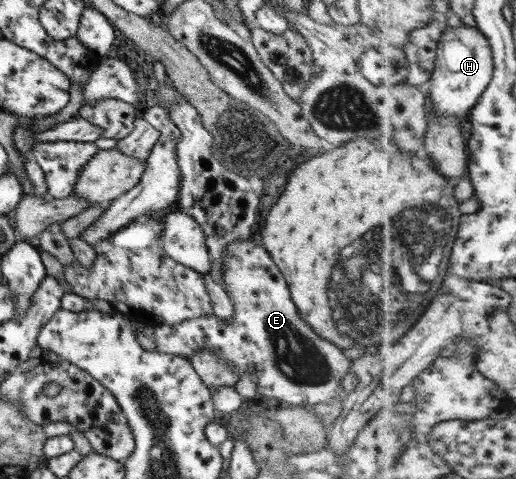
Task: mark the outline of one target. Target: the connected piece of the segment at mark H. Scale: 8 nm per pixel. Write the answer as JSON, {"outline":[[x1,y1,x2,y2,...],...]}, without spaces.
{"outline":[[464,24,448,27,442,33,436,68,426,87,429,107,438,109,445,117,467,118,489,88,494,72,493,47,480,29]]}

